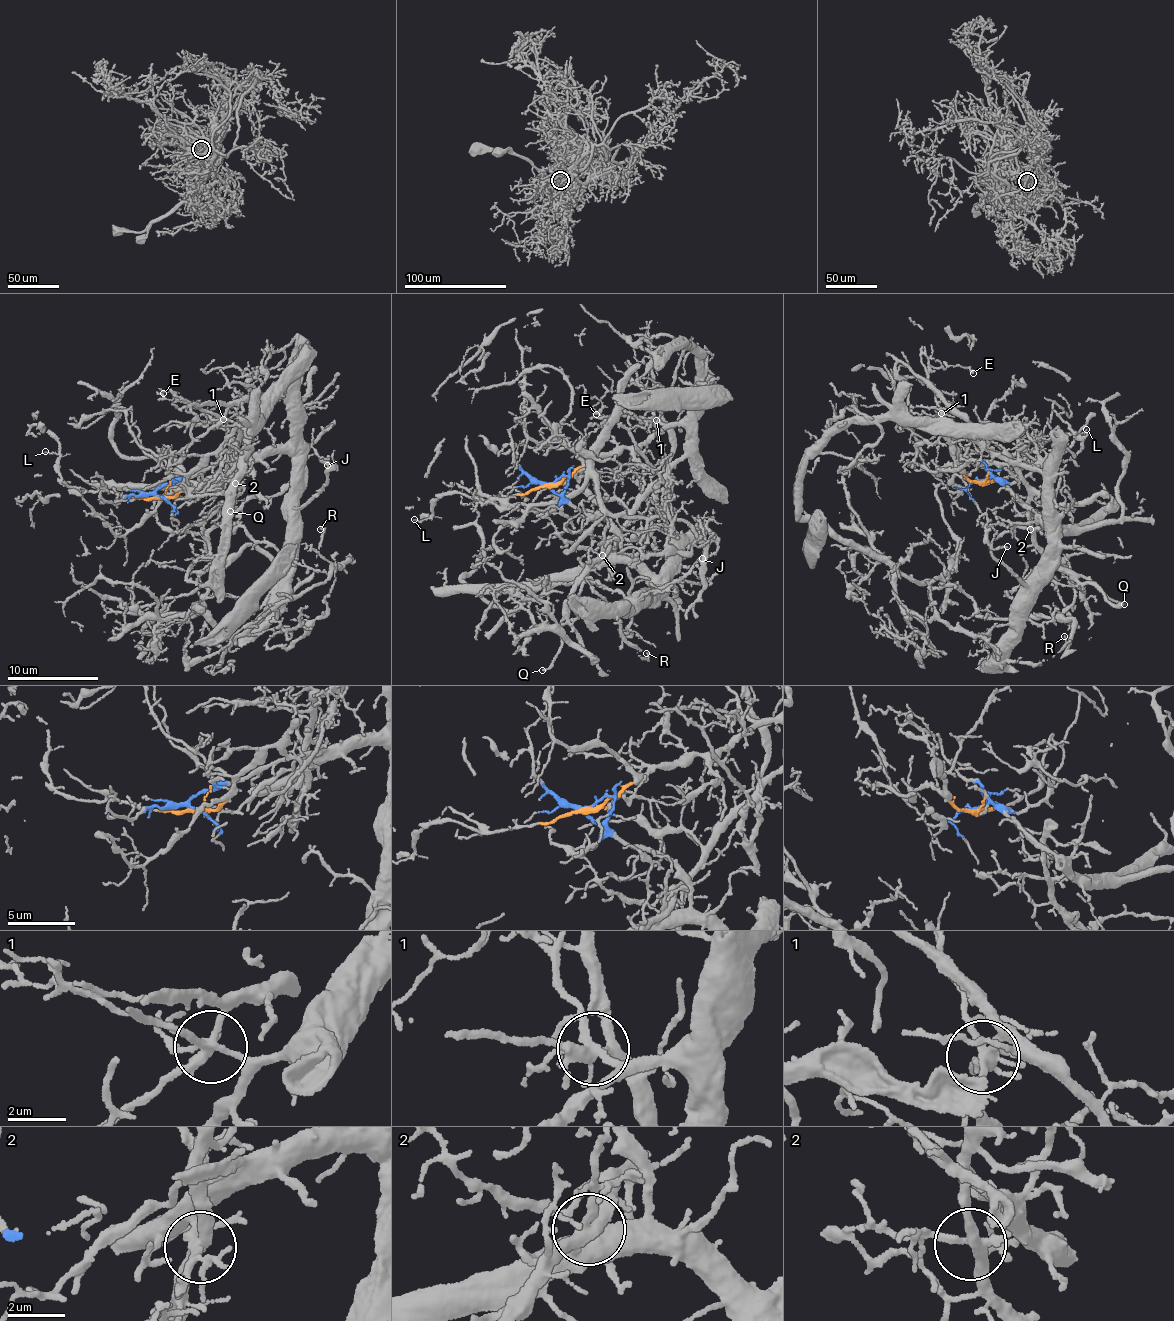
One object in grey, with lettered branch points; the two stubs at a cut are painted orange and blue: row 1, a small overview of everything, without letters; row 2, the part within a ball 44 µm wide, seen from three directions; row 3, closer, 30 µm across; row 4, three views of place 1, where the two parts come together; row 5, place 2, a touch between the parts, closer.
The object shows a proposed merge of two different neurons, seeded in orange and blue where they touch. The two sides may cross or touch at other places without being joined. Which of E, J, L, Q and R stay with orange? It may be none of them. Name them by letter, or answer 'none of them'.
E, L, Q

